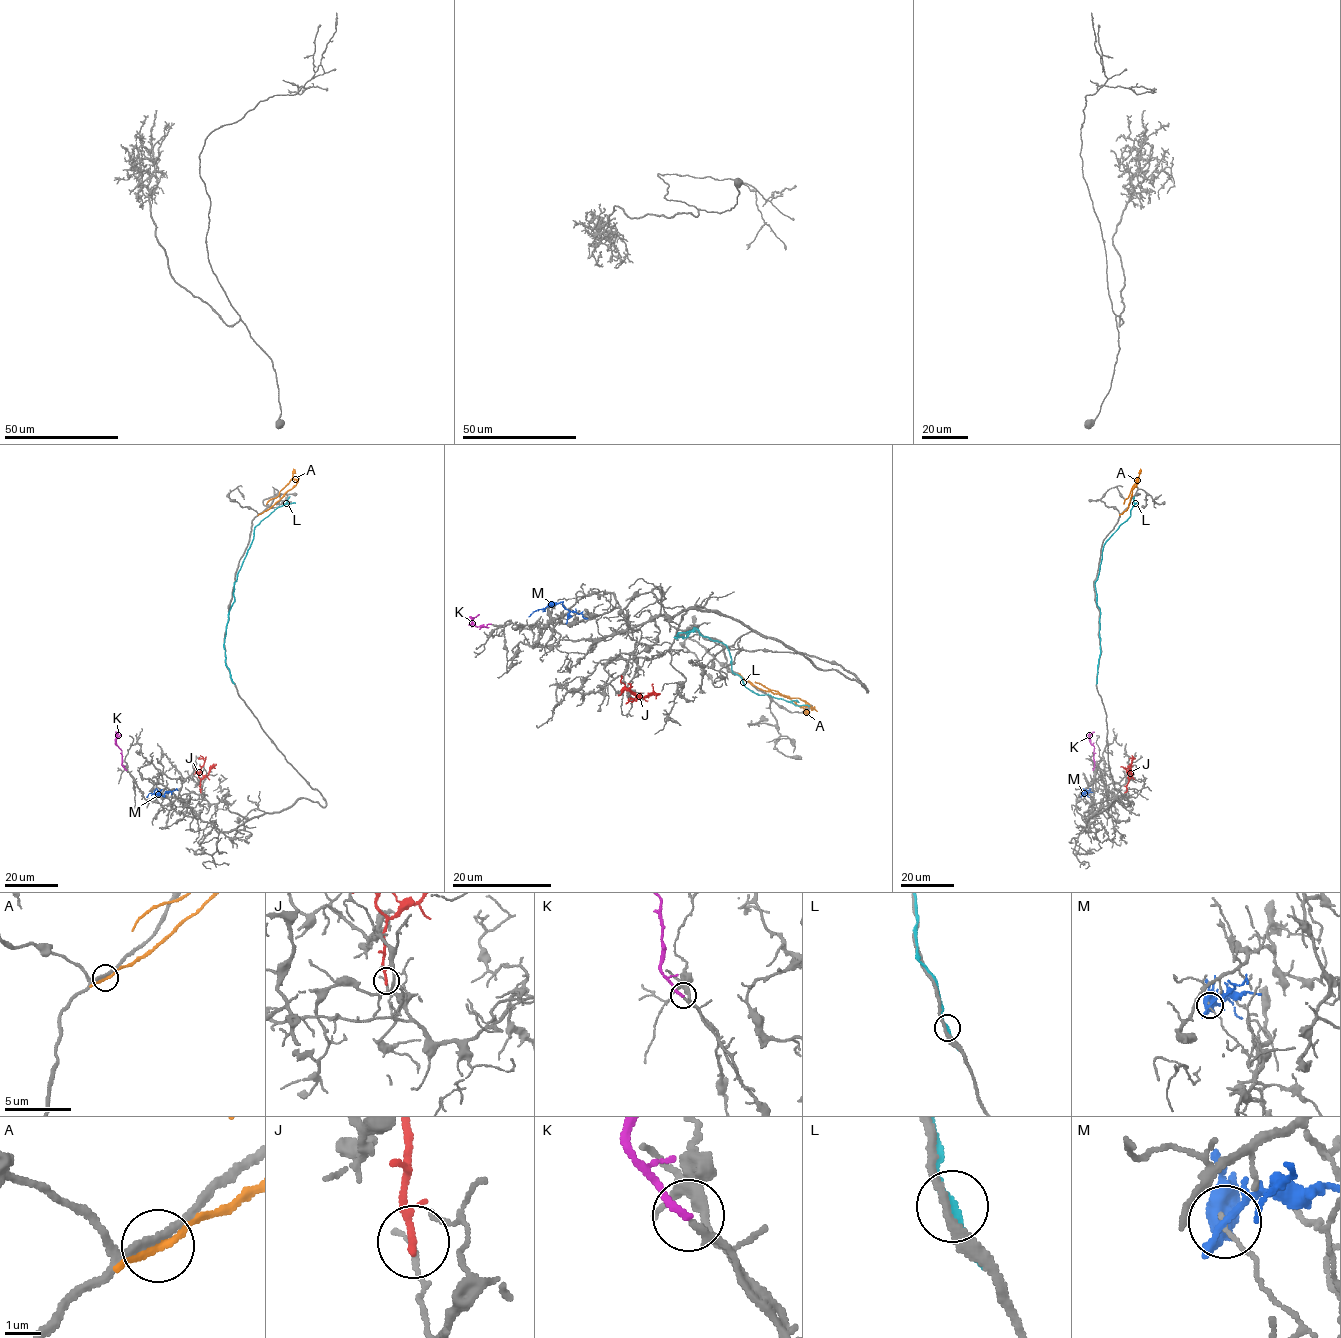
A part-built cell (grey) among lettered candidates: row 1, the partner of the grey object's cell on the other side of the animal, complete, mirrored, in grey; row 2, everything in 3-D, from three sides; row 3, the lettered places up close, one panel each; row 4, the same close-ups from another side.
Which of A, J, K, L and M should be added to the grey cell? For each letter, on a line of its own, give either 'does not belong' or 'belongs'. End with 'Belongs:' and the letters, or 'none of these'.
A: does not belong
J: does not belong
K: belongs
L: does not belong
M: does not belong
Belongs: K

